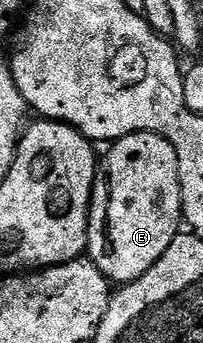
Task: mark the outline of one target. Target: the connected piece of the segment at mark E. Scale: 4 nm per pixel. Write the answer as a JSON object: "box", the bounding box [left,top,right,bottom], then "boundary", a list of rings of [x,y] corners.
{"box":[87,133,182,286],"boundary":[[[132,133],[117,139],[101,157],[90,198],[87,255],[107,281],[118,286],[135,282],[168,250],[182,228],[179,158],[168,140],[156,133]]]}

